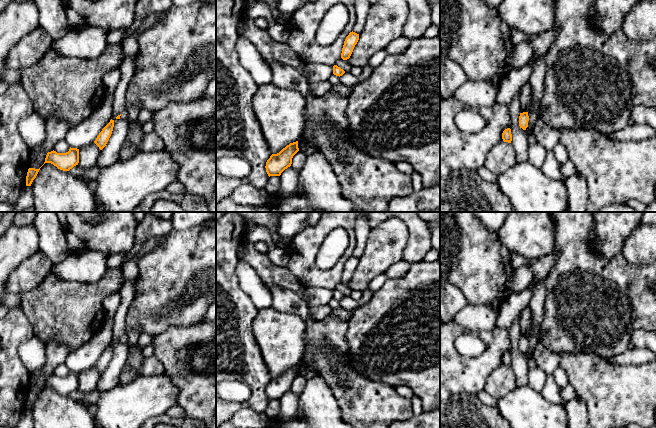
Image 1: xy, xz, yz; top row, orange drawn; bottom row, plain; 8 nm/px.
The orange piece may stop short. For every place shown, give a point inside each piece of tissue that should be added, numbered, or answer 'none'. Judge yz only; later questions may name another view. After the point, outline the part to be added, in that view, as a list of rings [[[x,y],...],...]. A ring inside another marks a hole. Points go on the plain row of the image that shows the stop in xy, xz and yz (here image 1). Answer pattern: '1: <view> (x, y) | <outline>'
none

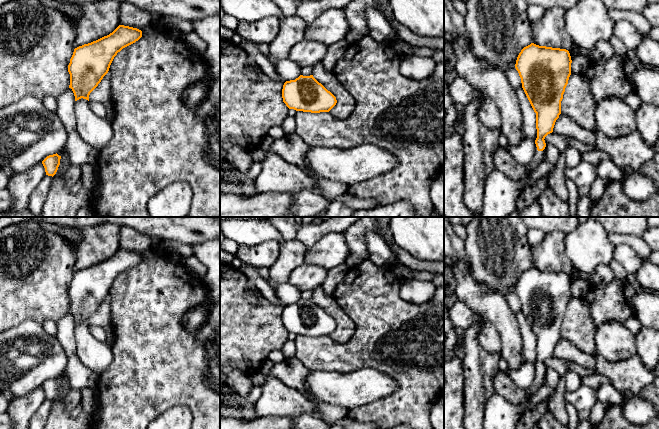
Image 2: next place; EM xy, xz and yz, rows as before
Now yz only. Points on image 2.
1: yz (499, 414) | [[[538,375],[533,385],[526,390],[527,400],[522,404],[512,404],[495,392],[486,404],[483,429],[515,429],[542,382],[542,375]]]

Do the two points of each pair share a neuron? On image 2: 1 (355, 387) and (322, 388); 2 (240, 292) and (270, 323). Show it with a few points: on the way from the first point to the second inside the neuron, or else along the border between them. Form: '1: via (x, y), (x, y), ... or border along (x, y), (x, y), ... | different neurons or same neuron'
1: via (347, 388), (330, 388) | same neuron
2: via (241, 301), (261, 321) | same neuron

